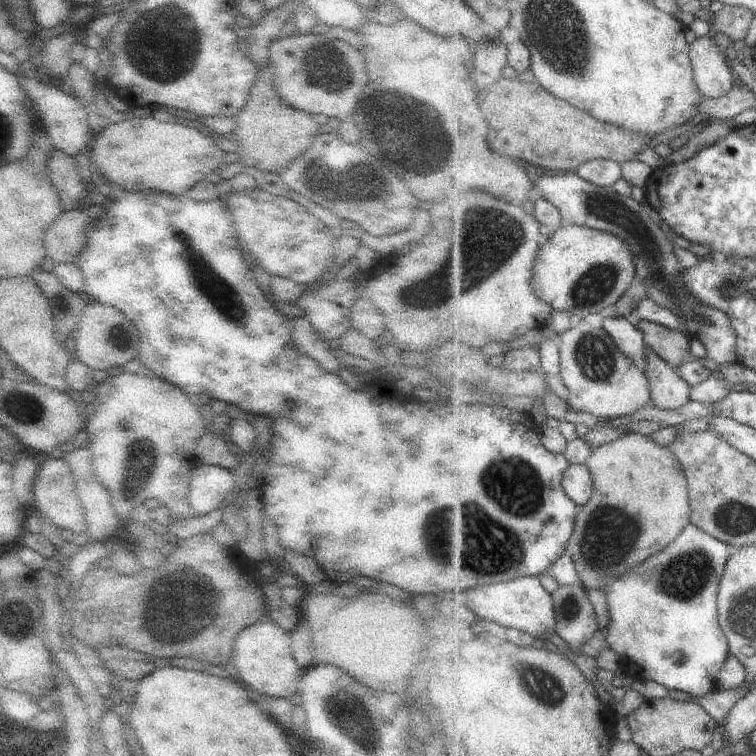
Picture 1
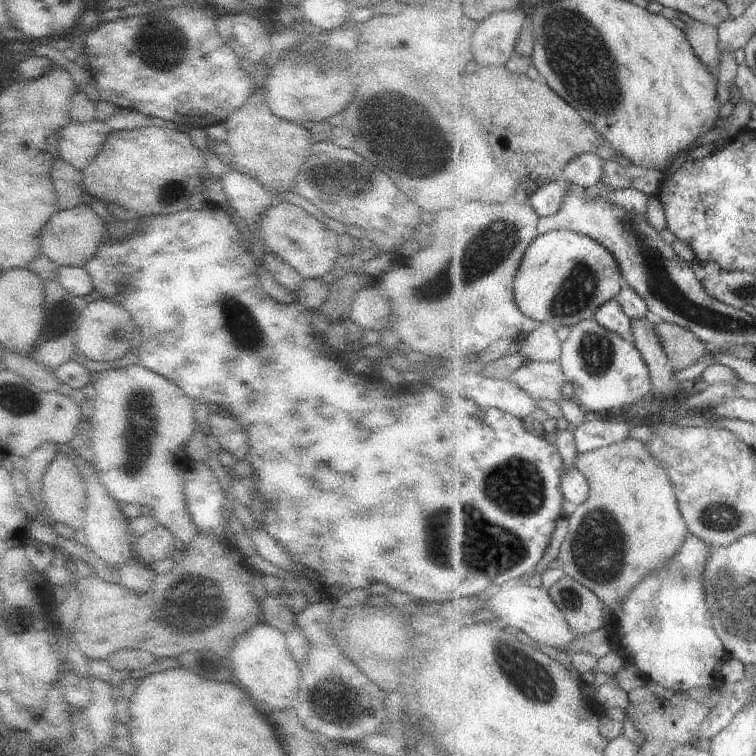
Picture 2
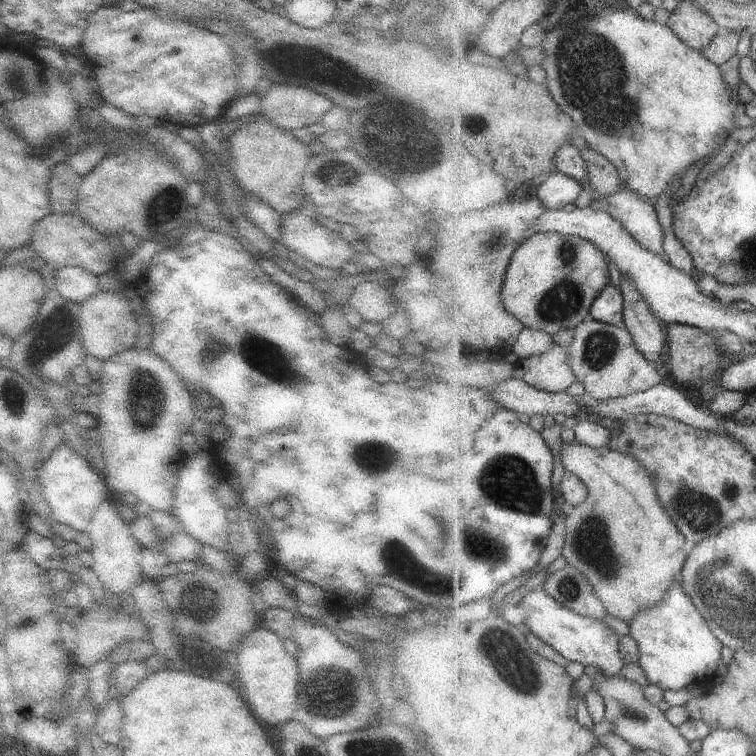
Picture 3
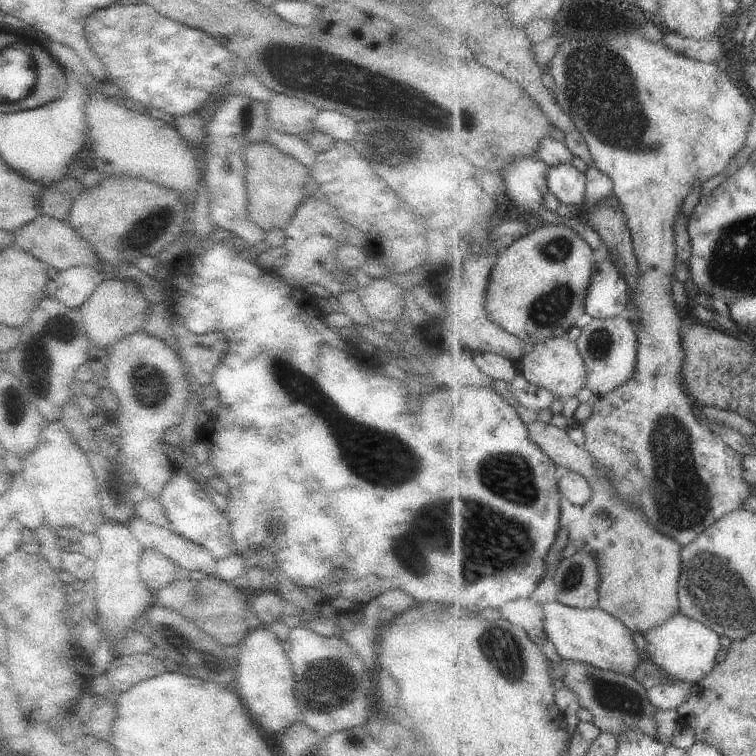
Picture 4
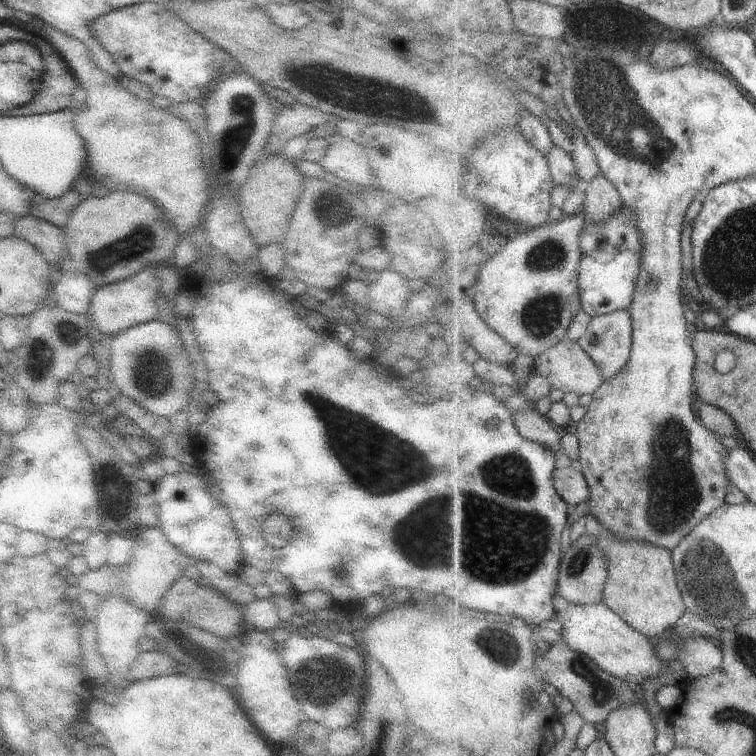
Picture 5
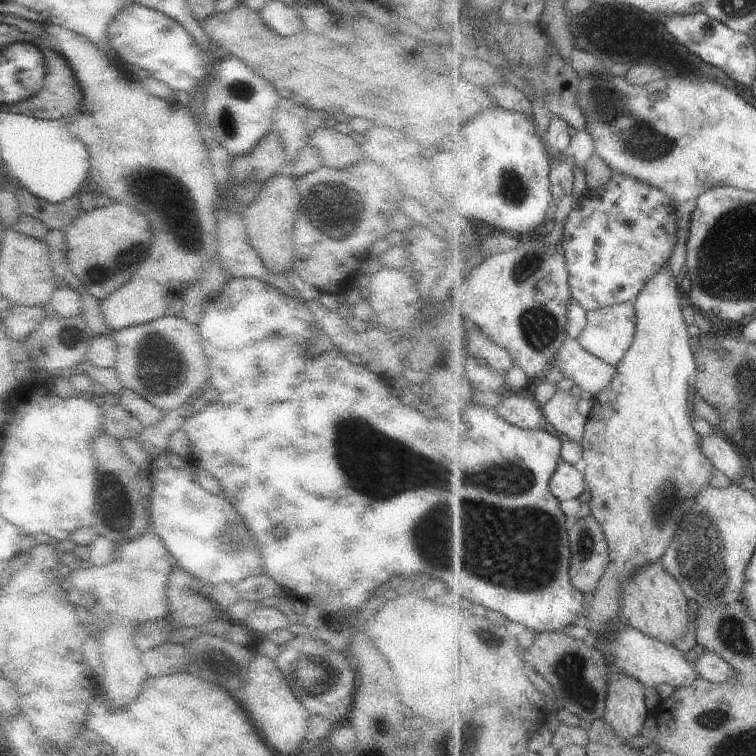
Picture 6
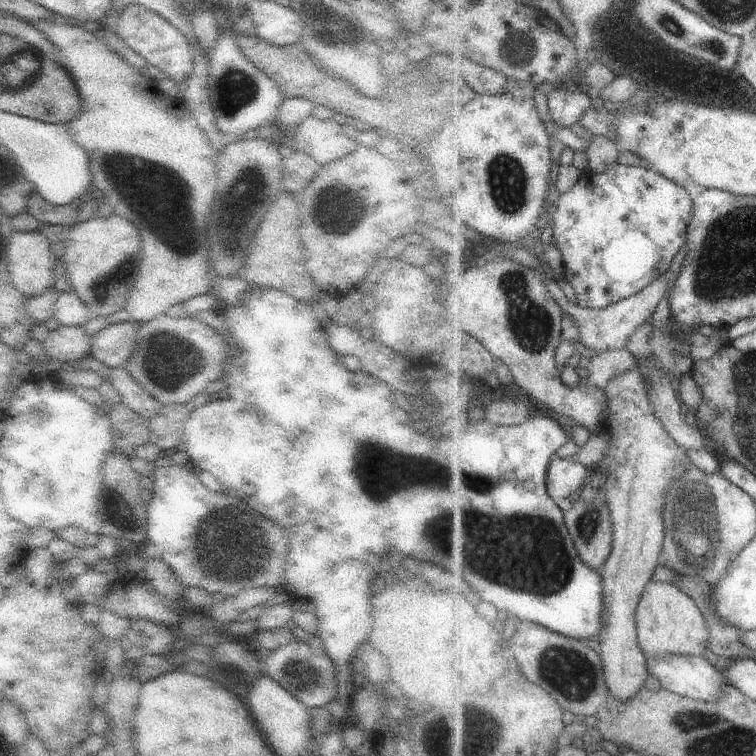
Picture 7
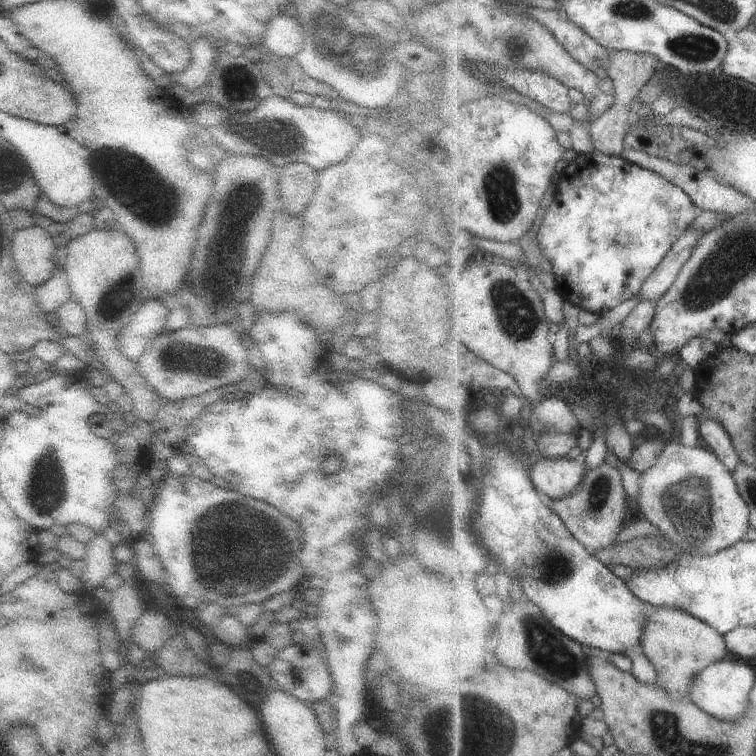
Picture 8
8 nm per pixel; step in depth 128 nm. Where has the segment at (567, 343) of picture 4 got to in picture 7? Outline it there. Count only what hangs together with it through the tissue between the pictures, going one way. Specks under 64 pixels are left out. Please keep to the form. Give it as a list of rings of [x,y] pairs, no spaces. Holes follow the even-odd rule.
[[[629,349],[584,352],[589,356],[589,384],[604,389],[612,378],[636,367],[635,355]]]

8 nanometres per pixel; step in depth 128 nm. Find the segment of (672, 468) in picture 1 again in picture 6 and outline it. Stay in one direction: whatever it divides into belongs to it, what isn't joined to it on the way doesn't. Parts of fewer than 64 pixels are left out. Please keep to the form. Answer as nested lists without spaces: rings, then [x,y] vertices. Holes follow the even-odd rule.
[[[520,391],[506,392],[494,409],[501,418],[517,427],[524,429],[549,427],[542,406],[532,396]],[[661,561],[649,563],[641,567],[633,576],[622,584],[621,597],[621,616],[623,622],[641,631],[643,634],[649,635],[651,638],[657,639],[662,643],[672,645],[673,642],[683,638],[685,632],[689,630],[689,599],[685,591],[681,588],[680,582],[663,566]]]

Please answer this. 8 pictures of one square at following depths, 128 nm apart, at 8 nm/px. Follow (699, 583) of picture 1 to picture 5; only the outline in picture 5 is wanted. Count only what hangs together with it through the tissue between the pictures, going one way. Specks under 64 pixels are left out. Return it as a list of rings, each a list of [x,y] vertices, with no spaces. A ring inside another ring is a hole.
[[[704,636],[685,640],[683,645],[681,641],[681,651],[677,659],[679,659],[683,663],[683,666],[688,670],[691,680],[694,680],[703,678],[704,676],[719,670],[724,661],[724,654],[722,653],[721,647],[717,647],[717,644],[711,642],[711,638]]]

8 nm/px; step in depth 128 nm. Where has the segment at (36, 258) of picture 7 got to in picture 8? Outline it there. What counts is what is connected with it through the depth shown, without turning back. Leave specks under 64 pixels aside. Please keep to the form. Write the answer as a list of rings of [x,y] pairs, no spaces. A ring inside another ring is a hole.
[[[37,225],[14,232],[11,254],[19,276],[33,288],[43,284],[57,266],[56,244]]]

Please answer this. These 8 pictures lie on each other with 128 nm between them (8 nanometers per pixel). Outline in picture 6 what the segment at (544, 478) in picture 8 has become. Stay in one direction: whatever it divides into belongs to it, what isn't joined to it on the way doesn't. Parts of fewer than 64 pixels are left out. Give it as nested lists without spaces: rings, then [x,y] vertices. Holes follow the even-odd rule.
[[[561,461],[553,473],[549,490],[562,501],[579,498],[585,492],[586,486],[582,465]]]

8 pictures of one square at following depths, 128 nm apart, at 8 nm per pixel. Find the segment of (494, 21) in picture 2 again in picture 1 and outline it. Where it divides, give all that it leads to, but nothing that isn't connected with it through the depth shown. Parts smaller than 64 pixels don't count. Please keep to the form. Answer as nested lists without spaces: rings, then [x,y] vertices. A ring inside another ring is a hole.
[[[495,42],[493,44],[481,44],[477,48],[479,56],[479,68],[481,68],[481,88],[487,86],[487,82],[495,82],[503,68],[507,66],[507,44],[505,42]]]

